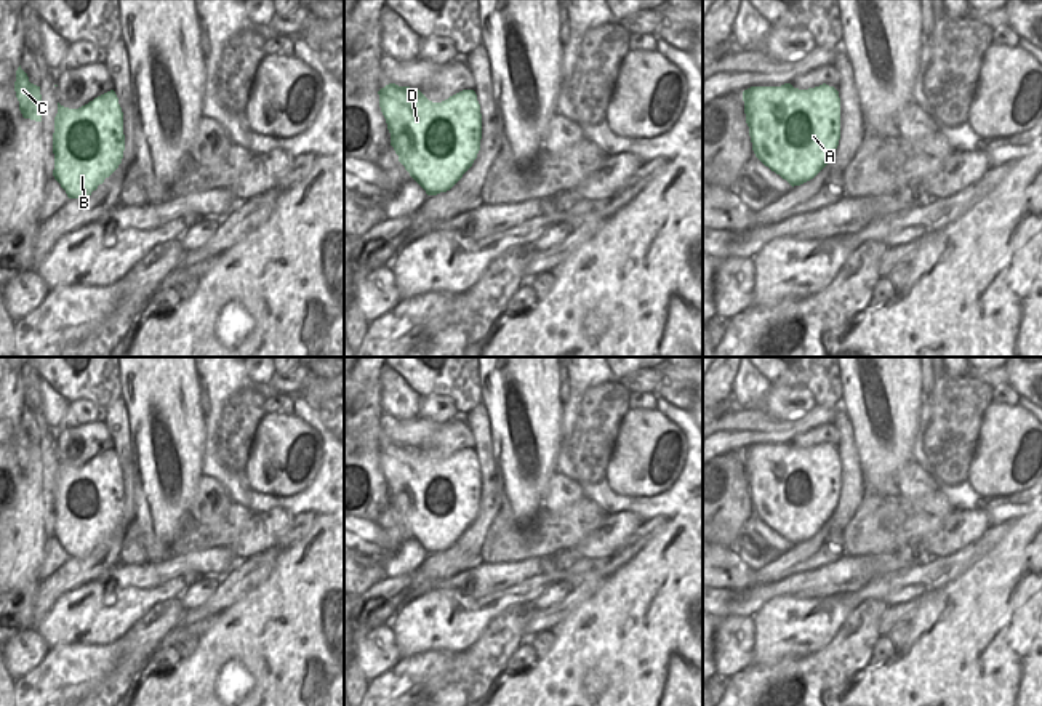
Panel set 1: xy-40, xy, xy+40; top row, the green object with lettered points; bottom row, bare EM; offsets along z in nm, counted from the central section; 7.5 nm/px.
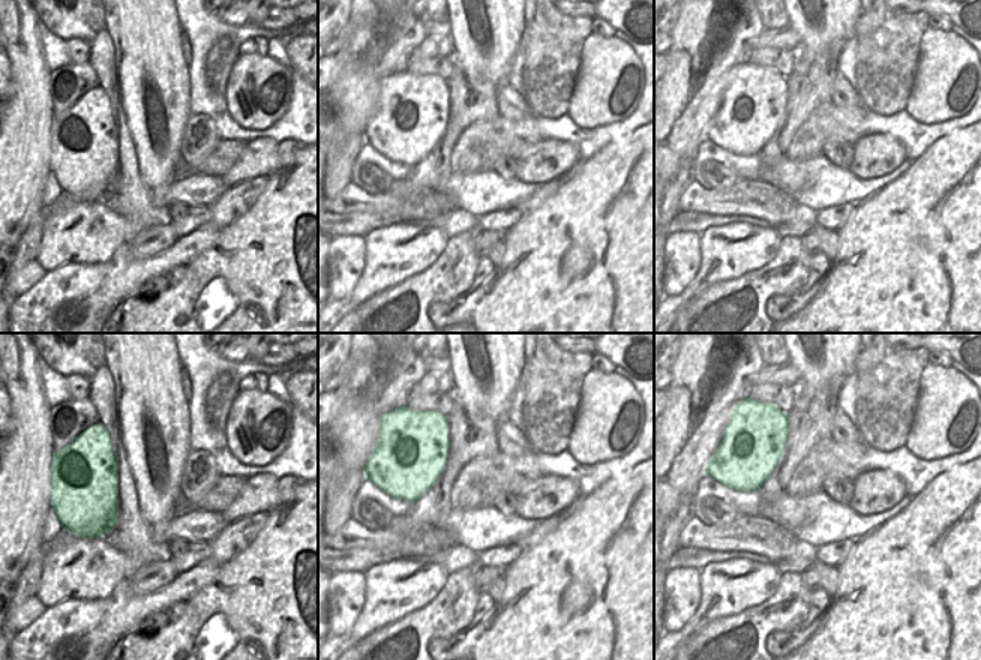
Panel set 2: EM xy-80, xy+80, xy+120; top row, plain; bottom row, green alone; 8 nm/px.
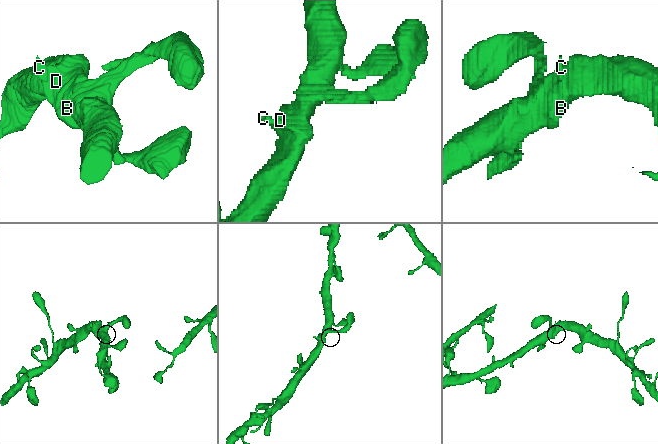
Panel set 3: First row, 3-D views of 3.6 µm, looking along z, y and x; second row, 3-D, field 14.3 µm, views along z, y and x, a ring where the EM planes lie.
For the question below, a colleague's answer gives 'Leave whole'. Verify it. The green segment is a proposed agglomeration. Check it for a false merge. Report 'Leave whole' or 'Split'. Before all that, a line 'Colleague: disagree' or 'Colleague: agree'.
Colleague: agree
Leave whole

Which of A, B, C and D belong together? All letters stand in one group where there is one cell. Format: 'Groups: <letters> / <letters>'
Groups: A B C D

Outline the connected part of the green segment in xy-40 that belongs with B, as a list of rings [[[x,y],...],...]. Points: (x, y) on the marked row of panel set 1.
[[[114,90],[78,109],[58,102],[53,176],[69,199],[86,199],[122,163],[123,112]]]

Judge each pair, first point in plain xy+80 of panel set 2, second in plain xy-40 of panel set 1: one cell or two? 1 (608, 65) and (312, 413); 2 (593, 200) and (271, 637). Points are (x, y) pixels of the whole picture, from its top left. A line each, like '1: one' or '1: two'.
1: two
2: one

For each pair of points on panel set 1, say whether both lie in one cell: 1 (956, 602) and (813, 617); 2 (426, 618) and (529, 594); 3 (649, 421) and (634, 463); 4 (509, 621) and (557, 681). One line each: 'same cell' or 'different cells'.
1: different cells
2: same cell
3: same cell
4: different cells

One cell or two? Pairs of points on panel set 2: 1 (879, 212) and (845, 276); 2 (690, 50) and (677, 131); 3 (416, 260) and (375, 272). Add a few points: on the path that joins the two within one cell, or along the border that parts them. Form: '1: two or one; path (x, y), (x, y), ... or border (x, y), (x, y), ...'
1: one; path (879, 228), (879, 245), (861, 263)
2: one; path (689, 69), (689, 93), (677, 111)
3: one; path (405, 260), (393, 260), (386, 267)

